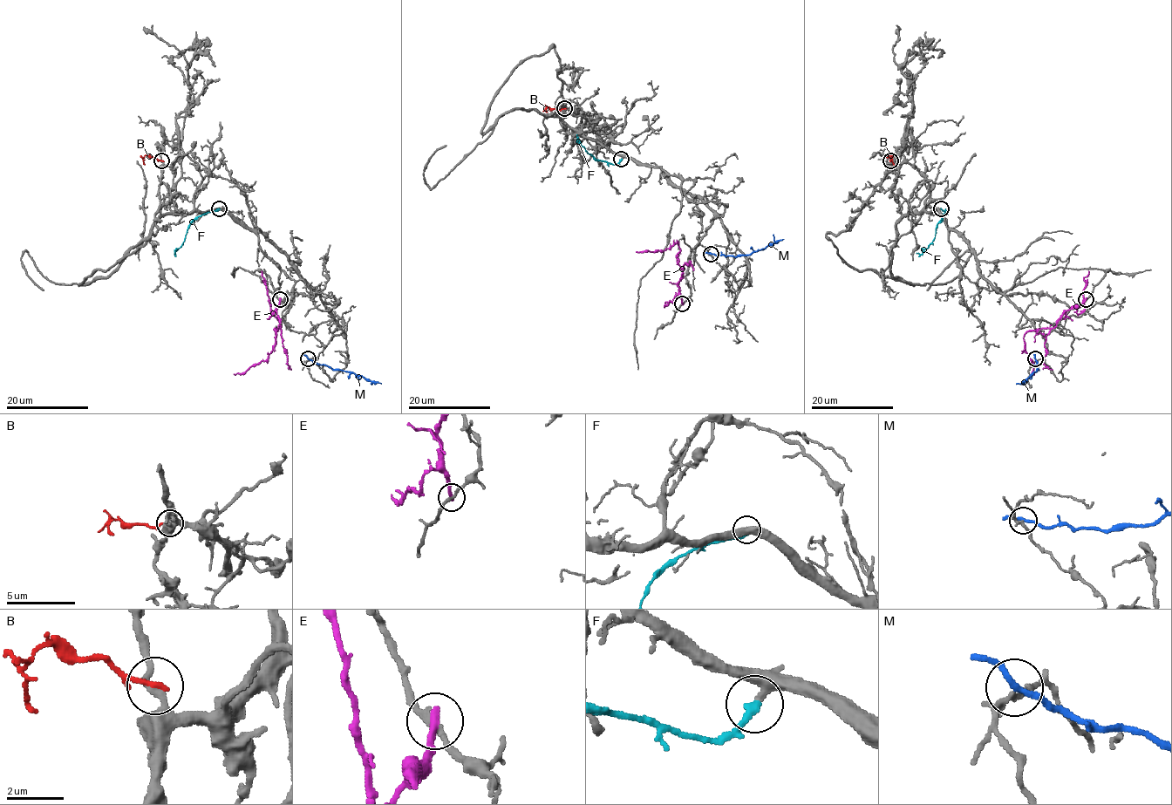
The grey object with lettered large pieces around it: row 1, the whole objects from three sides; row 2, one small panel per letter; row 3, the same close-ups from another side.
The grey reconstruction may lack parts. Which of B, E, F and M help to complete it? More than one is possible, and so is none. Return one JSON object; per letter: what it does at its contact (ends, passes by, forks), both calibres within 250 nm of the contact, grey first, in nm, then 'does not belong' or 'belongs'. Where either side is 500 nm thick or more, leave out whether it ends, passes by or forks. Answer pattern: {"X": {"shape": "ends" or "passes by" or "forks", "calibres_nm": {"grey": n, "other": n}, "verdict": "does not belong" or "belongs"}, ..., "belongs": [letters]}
{"B": {"shape": "ends", "calibres_nm": {"grey": 240, "other": 200}, "verdict": "does not belong"}, "E": {"shape": "ends", "calibres_nm": {"grey": 240, "other": 320}, "verdict": "does not belong"}, "F": {"shape": "ends", "calibres_nm": {"grey": 280, "other": 260}, "verdict": "belongs"}, "M": {"shape": "passes by", "calibres_nm": {"grey": 150, "other": 190}, "verdict": "does not belong"}, "belongs": ["F"]}

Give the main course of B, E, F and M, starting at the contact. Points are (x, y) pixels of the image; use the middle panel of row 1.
B: (564, 108), (548, 107), (547, 112)
E: (682, 303), (679, 286), (682, 270), (677, 261), (680, 248), (678, 242), (667, 249), (636, 251)
F: (621, 160), (615, 165), (597, 160), (587, 153), (576, 135)
M: (711, 254), (735, 256), (751, 255), (783, 239)

